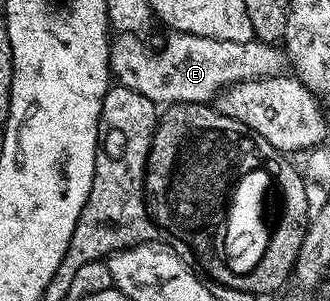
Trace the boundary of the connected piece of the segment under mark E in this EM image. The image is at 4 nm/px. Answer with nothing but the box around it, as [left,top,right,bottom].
[111,32,289,106]

